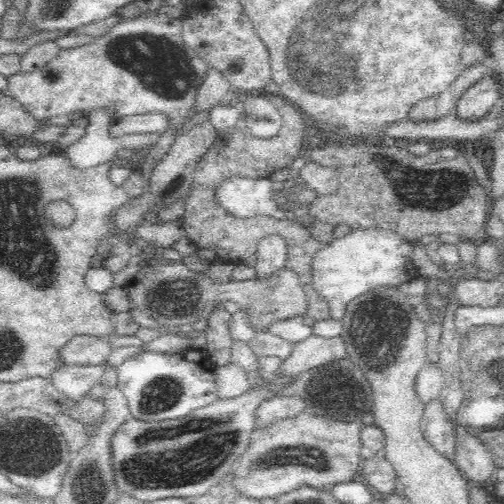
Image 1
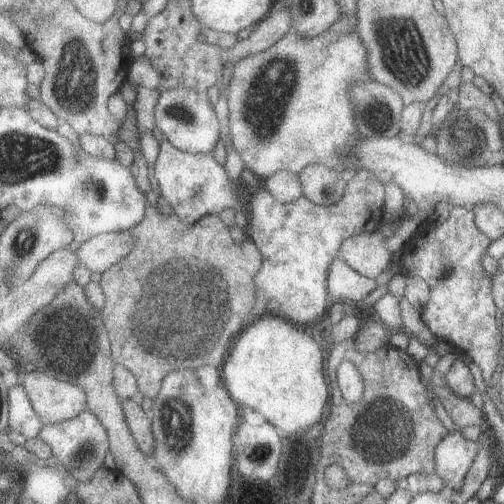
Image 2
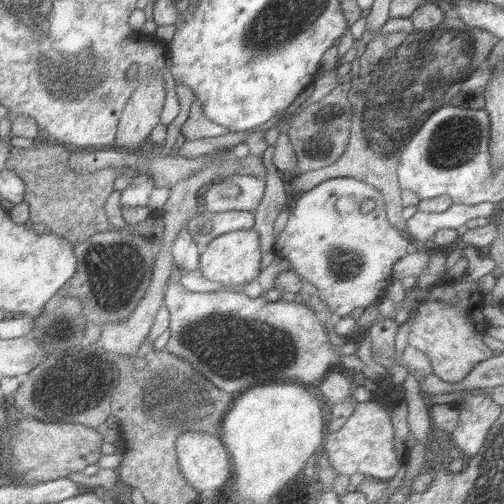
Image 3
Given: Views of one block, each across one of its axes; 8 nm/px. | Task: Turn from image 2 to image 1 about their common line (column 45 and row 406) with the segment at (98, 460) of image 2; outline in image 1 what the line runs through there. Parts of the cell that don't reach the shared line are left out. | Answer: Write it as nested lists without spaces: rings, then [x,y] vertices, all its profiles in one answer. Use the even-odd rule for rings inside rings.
[[[436,400],[426,406],[422,416],[422,432],[424,438],[440,452],[446,460],[454,462],[454,430],[452,422],[448,420],[446,412],[442,410],[442,404]]]

